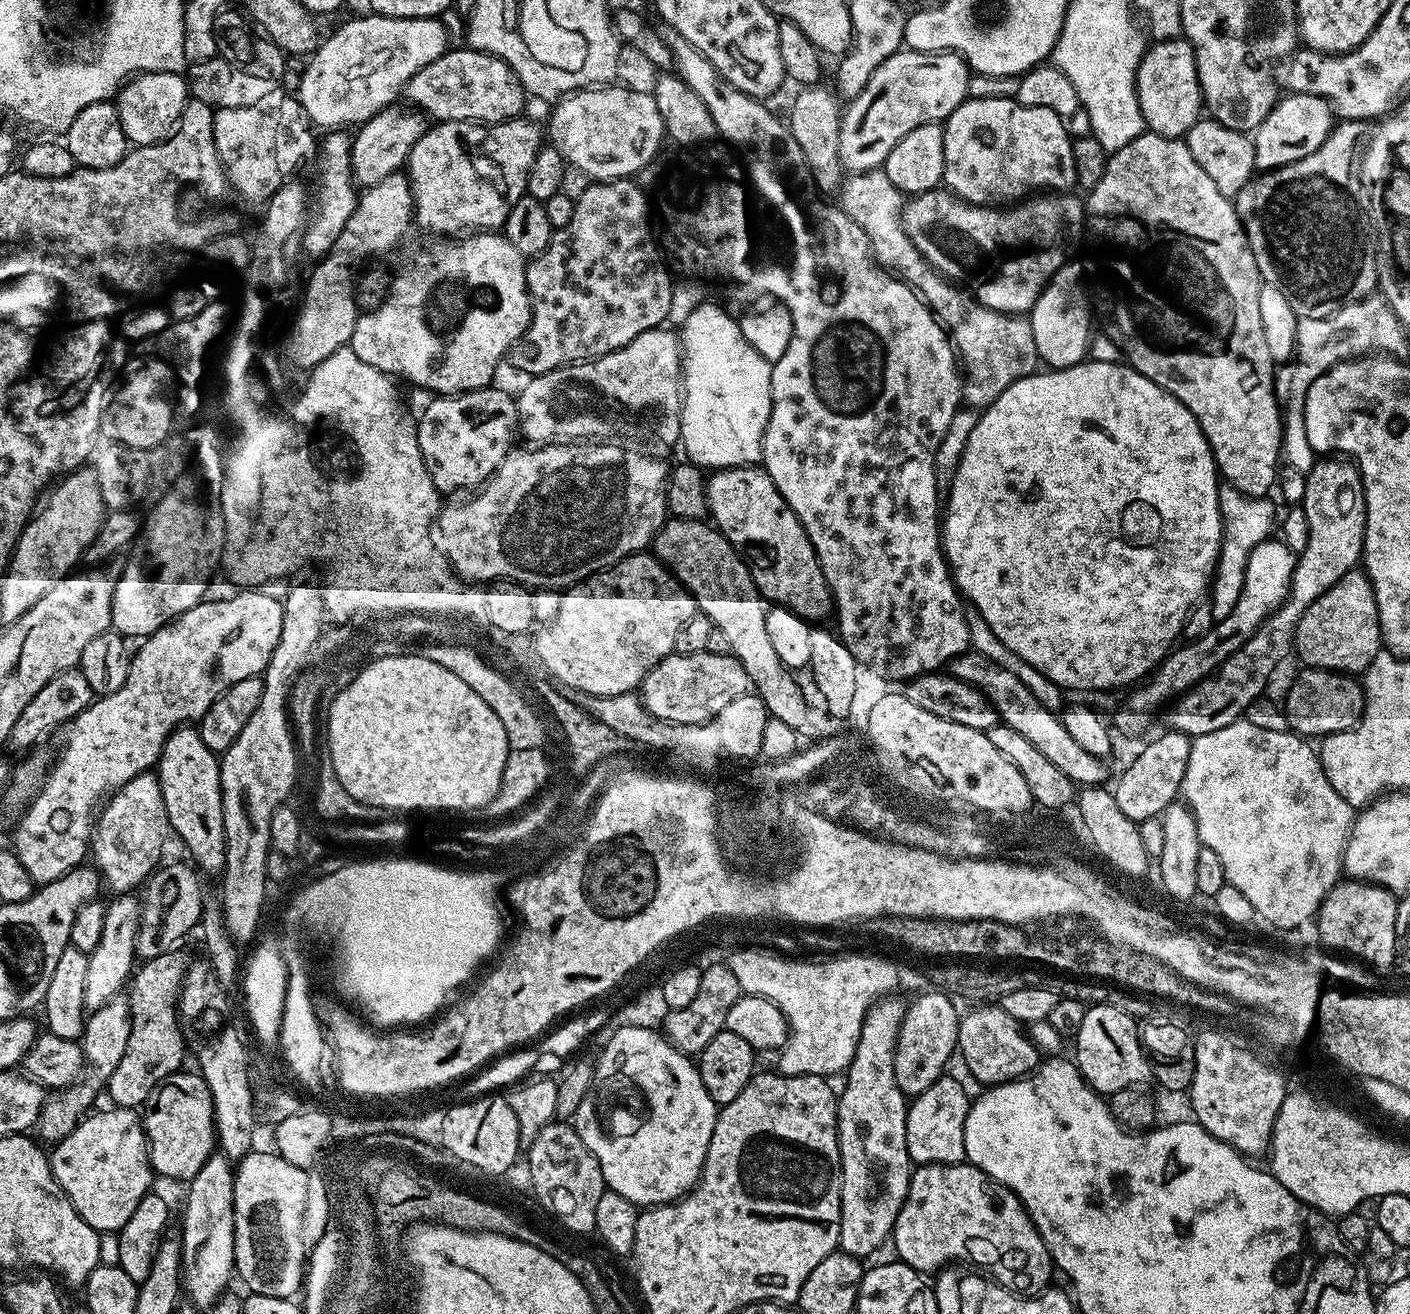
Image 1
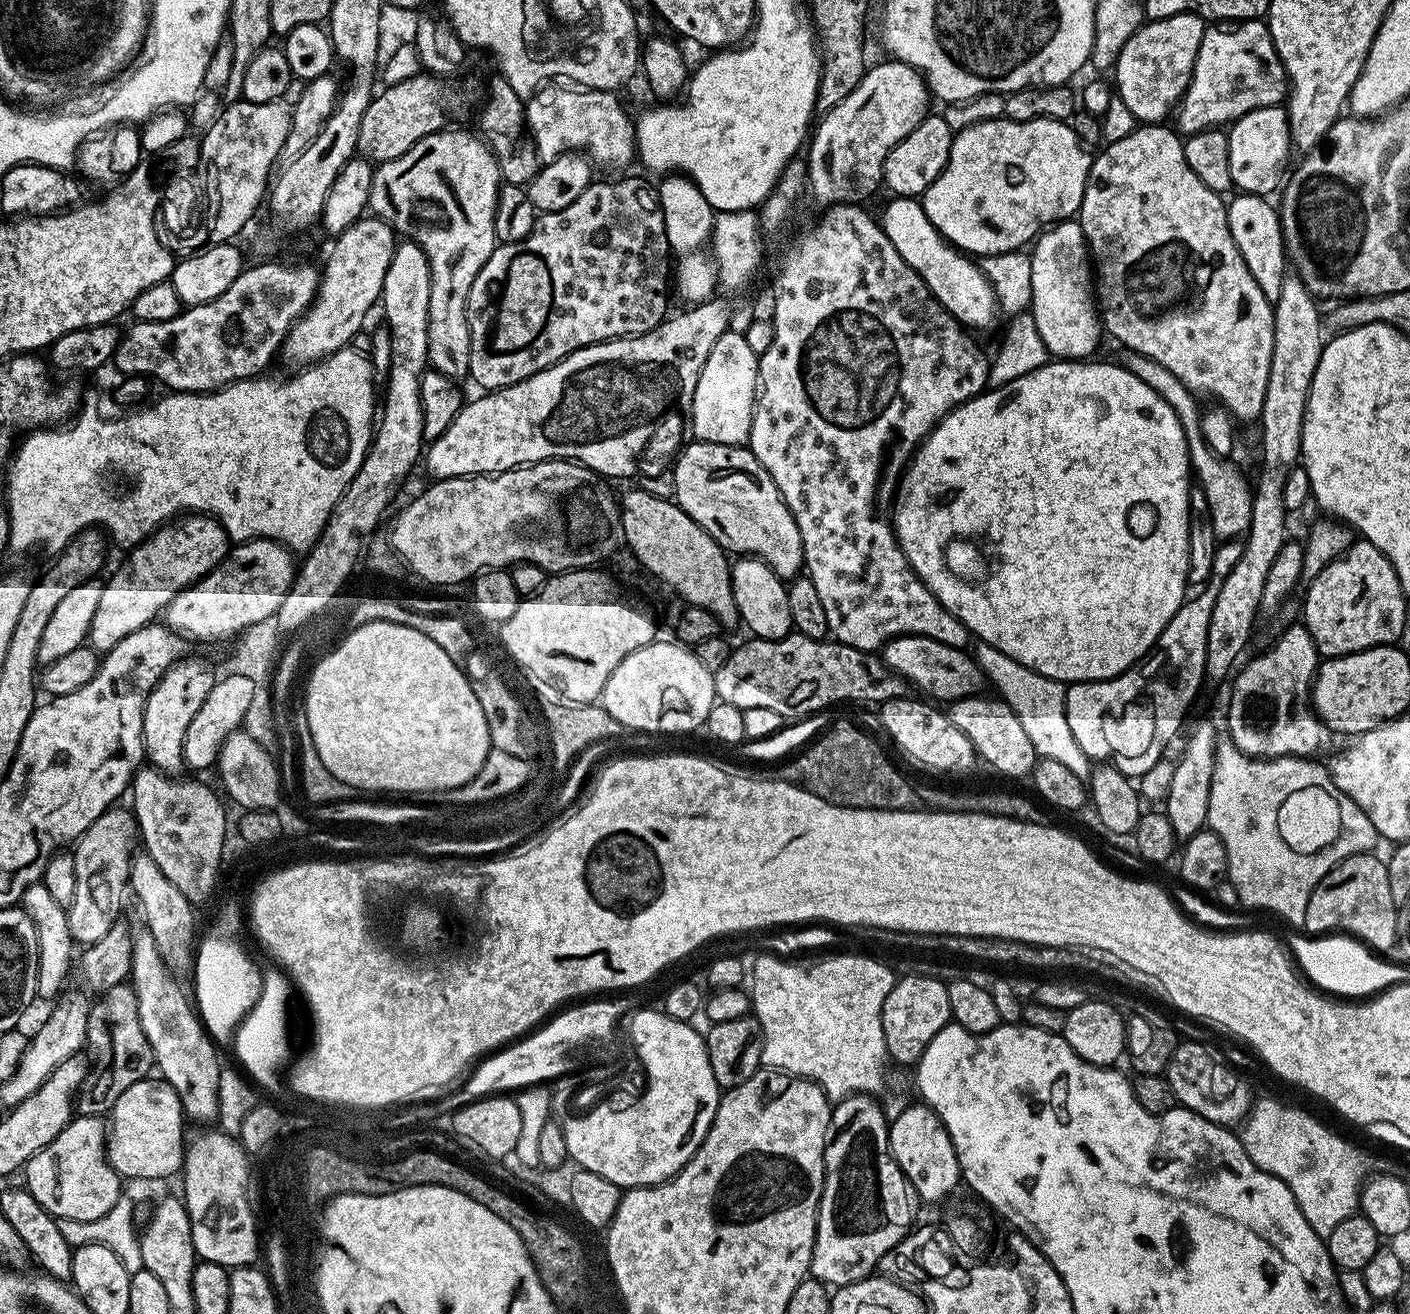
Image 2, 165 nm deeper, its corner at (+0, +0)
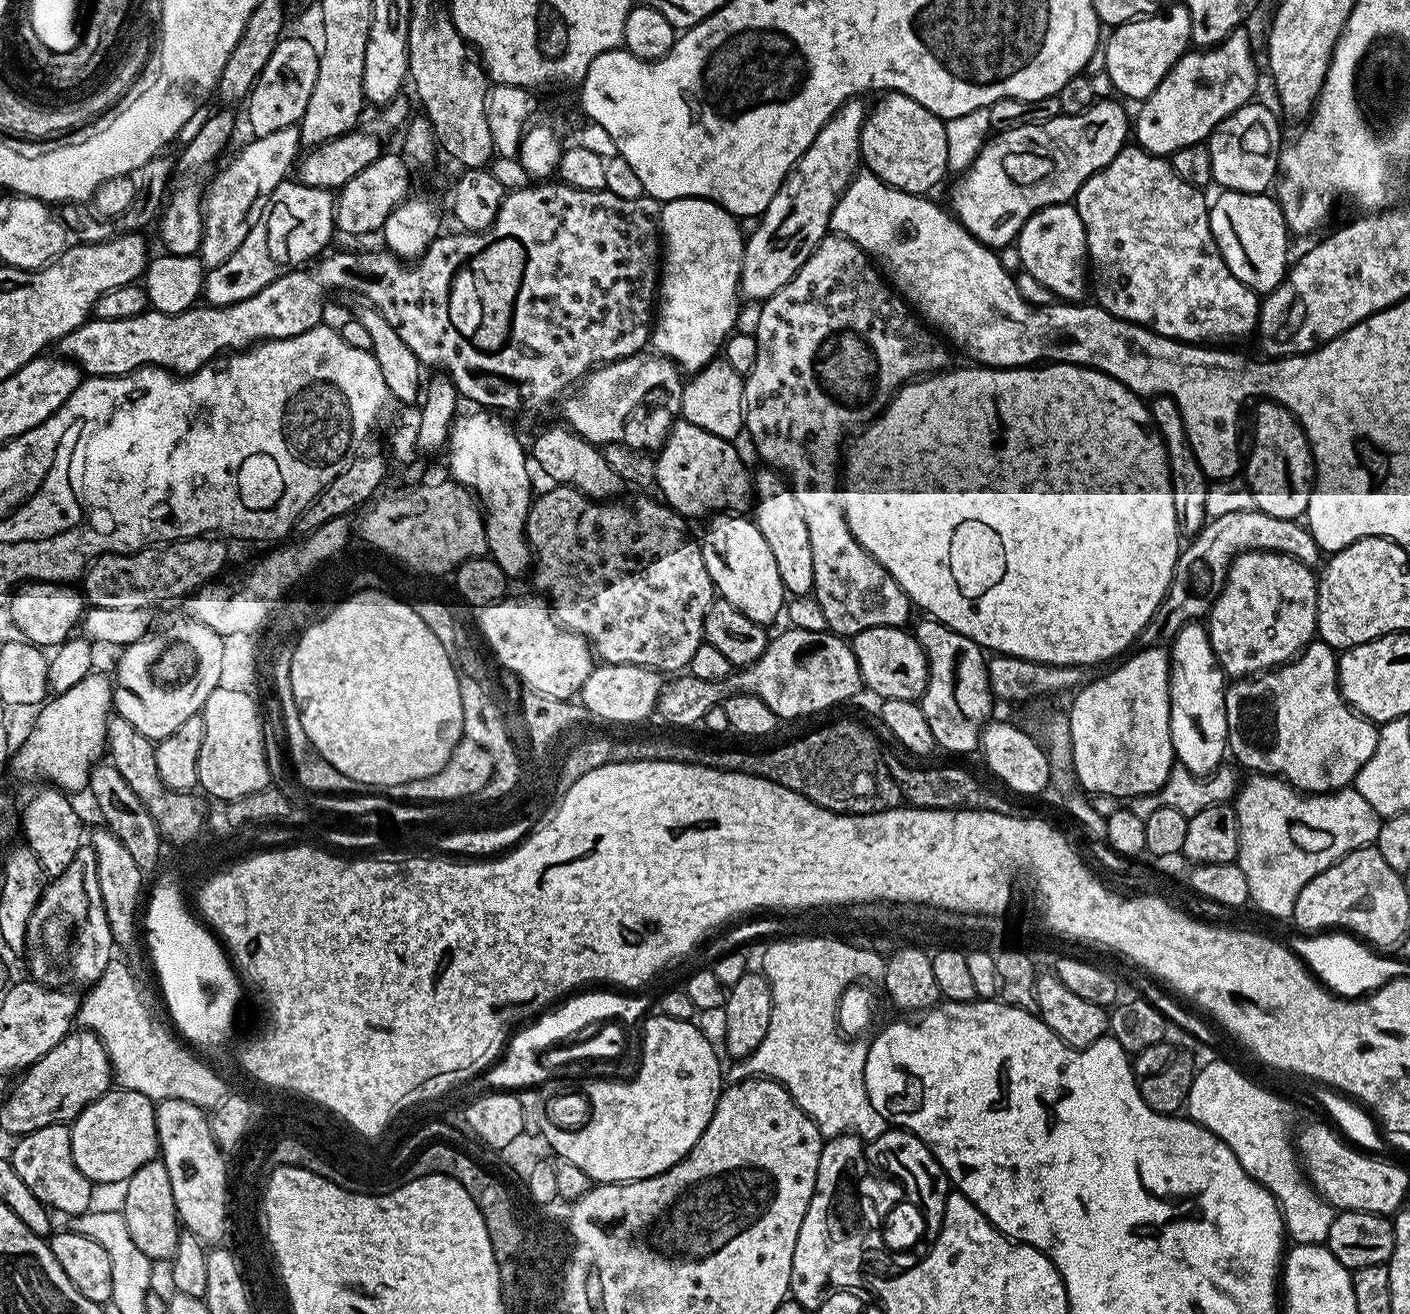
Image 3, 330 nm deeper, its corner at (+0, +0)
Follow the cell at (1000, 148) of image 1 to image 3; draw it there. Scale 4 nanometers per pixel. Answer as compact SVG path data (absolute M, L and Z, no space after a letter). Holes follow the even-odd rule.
M1104 98L1092 105L1082 114L1074 114L1073 116L1058 115L1050 118L1041 124L1031 124L1030 126L1018 126L1011 128L1005 132L993 135L985 144L984 149L978 154L978 158L974 158L974 162L969 166L967 172L963 173L961 184L956 184L952 188L952 204L950 203L951 211L954 213L960 225L967 230L976 240L981 240L987 248L999 250L1011 245L1017 239L1020 231L1026 221L1031 218L1033 214L1044 207L1052 207L1055 204L1067 204L1075 197L1076 191L1080 189L1083 184L1090 179L1098 170L1105 168L1114 157L1120 153L1121 148L1125 147L1127 138L1130 136L1130 112L1123 108L1120 104L1115 104L1115 99Z

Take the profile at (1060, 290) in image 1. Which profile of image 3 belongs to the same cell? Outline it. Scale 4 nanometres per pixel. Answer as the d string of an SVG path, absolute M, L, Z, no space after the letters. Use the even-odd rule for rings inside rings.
M1055 204L1044 207L1029 218L1016 239L1016 247L1020 252L1023 271L1030 273L1042 286L1050 289L1053 297L1067 303L1079 303L1085 299L1088 292L1088 243L1085 238L1085 227L1075 205Z

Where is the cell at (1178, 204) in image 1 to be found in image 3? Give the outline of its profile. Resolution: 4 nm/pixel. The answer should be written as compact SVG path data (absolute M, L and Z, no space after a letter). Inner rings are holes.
M1139 146L1121 148L1120 153L1105 168L1093 174L1076 191L1074 205L1081 216L1082 226L1085 227L1085 238L1088 243L1087 259L1090 261L1090 288L1092 292L1096 291L1095 303L1118 318L1141 324L1143 328L1148 328L1163 336L1169 336L1171 340L1224 342L1227 336L1249 335L1251 337L1256 331L1256 322L1260 318L1261 297L1242 282L1238 282L1238 278L1234 278L1234 274L1230 274L1230 266L1226 266L1226 262L1214 242L1214 234L1210 230L1210 218L1208 217L1210 204L1207 199L1204 201L1204 194L1201 189L1195 188L1190 182L1178 178L1178 174L1172 169L1171 163L1165 157L1150 154Z

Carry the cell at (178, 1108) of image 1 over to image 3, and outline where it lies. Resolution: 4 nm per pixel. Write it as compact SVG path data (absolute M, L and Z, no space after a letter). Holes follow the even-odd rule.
M110 1090L102 1094L82 1114L71 1121L70 1150L74 1154L74 1166L86 1174L93 1185L123 1185L146 1162L157 1159L160 1151L156 1104L146 1094Z

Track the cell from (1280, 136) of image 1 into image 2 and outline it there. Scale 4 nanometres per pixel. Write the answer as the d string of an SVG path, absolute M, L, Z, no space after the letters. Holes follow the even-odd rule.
M1283 107L1259 108L1241 116L1227 129L1230 152L1230 178L1241 193L1267 197L1281 187L1285 175L1284 163L1288 151L1293 151L1291 134L1288 132L1288 114Z

